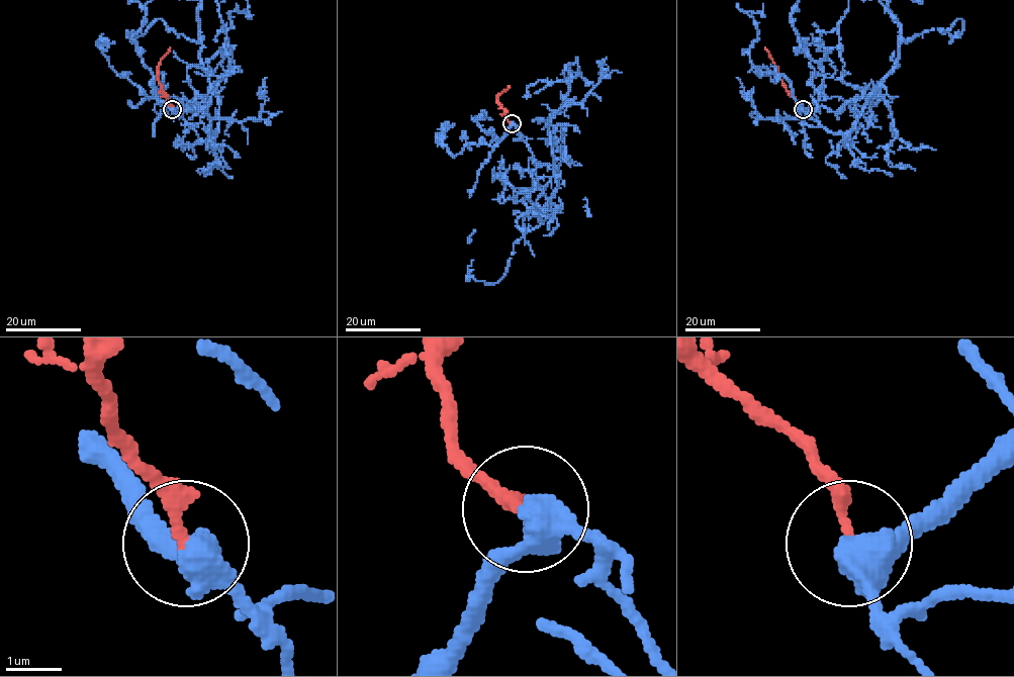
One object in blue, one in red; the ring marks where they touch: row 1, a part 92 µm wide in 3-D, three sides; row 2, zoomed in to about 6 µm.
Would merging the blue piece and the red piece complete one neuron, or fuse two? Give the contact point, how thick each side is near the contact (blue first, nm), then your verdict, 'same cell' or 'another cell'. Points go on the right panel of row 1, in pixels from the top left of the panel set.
(803, 109) | 480/240 nm | same cell

